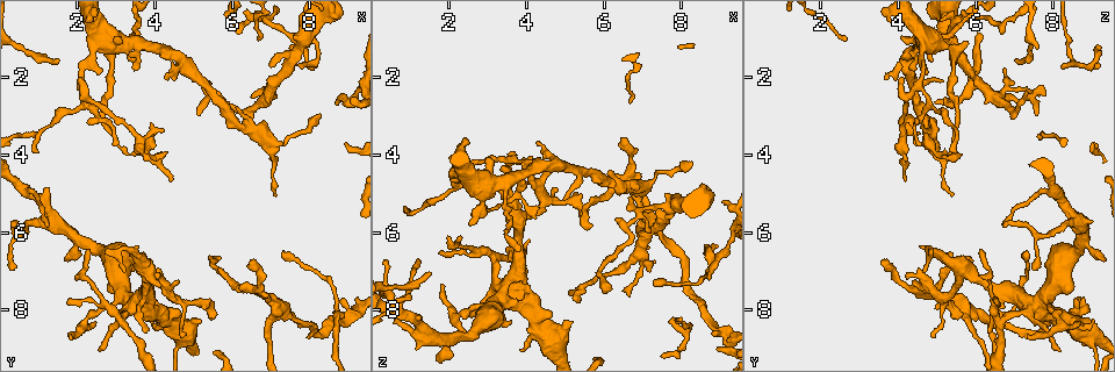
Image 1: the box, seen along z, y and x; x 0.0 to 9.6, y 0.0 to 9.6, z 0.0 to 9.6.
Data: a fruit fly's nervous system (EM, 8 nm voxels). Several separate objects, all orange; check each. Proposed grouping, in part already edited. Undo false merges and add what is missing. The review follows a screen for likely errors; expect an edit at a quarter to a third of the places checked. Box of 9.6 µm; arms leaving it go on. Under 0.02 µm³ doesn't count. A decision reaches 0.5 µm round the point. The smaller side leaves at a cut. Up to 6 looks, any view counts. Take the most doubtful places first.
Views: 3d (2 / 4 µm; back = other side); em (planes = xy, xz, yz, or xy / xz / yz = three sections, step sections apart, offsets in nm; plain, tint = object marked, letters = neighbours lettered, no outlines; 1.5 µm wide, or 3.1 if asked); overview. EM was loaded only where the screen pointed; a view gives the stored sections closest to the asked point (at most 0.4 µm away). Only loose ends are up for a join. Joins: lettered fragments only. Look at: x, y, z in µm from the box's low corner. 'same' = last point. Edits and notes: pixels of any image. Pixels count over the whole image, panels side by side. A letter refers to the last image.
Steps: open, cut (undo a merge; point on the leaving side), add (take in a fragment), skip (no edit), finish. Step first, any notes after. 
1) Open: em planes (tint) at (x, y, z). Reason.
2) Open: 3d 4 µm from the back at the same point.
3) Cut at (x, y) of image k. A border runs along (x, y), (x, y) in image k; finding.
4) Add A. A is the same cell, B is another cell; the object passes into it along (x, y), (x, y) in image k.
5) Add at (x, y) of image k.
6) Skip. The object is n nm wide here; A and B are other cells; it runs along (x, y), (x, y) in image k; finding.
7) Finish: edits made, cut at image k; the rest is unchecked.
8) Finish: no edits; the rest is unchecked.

Open: 3d 4 µm from the back at (8.70, 2.60, 7.30). Branch stops here.

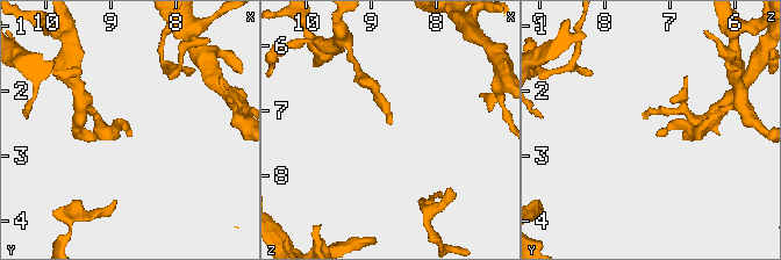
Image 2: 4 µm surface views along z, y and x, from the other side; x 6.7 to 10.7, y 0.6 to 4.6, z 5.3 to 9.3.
Open: em xz step 4 (letters) at (8.75, 2.65, 7.20). Now the EM.

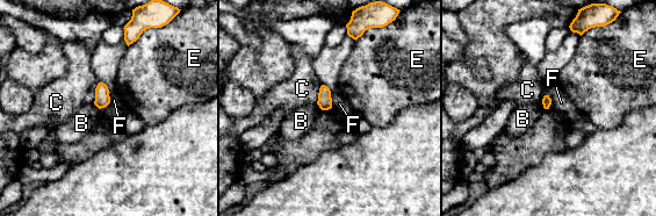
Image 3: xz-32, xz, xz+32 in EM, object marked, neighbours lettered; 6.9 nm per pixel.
Skip. B, C, E and F are other cells; a border runs along (545, 94), (550, 99), (549, 108) in image 3; none of them fits.

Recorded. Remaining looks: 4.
Open: em planes (letters) at (4.90, 8.75, 9.15). Calibre changes.

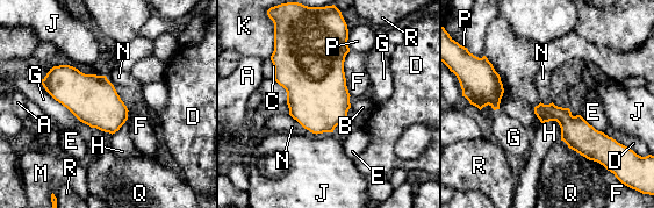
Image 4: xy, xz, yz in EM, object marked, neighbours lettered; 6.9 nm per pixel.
Skip. The object is 120 nm wide here; the longest contact is with F, 380 nm; A, B, C, D, E, F, G, H, J, K, M, N, P, Q and R are other cells; all the same cell.

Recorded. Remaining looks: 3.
Open: em planes (letters) at (4.65, 8.70, 4.90). Thin end.

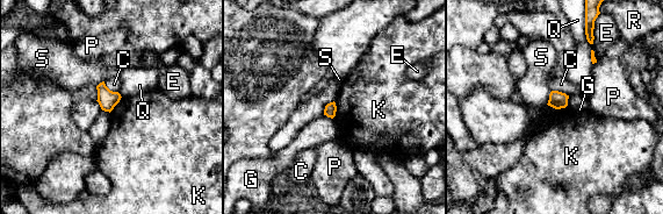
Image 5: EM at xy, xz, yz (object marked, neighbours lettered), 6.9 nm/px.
Skip. C, E, G, K, P, Q, R and S are other cells; a border runs along (569, 95), (567, 105) in image 5; no lettered fragment goes on from it.

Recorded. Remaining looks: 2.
Finish: no edits; the rest is unchecked.

